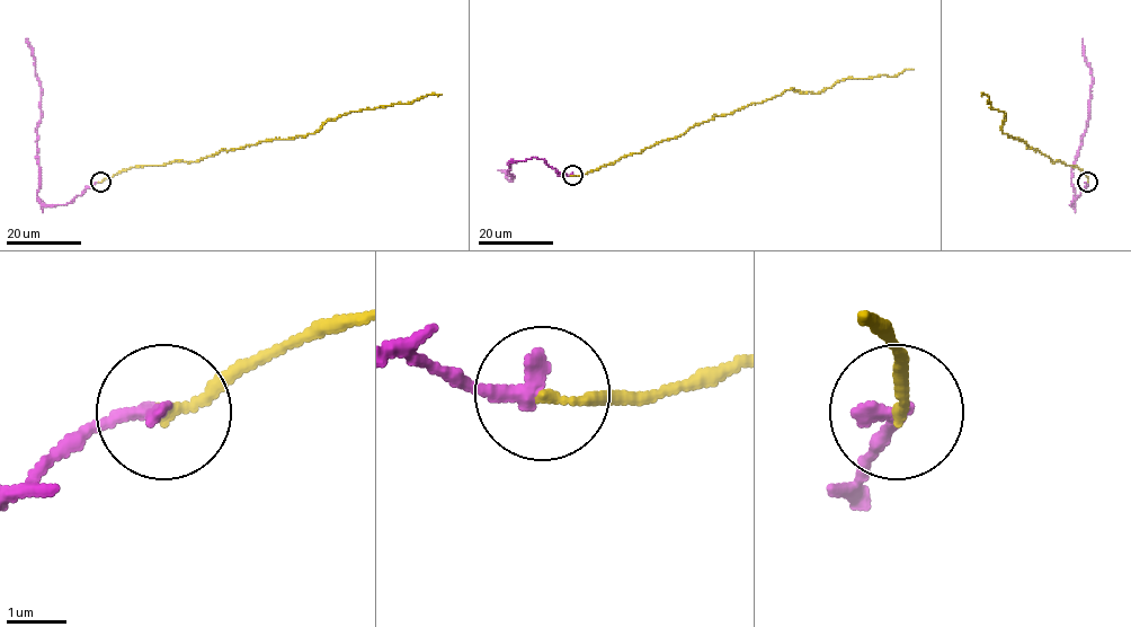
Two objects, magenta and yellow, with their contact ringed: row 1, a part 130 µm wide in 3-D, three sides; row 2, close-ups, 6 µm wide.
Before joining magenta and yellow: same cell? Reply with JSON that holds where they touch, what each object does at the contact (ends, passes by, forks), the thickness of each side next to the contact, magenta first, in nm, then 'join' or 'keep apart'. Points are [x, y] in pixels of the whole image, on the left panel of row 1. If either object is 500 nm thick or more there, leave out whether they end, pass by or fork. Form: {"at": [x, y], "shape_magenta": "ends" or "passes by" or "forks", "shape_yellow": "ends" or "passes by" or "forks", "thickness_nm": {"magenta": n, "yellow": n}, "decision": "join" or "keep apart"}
{"at": [100, 182], "shape_magenta": "ends", "shape_yellow": "ends", "thickness_nm": {"magenta": 280, "yellow": 190}, "decision": "join"}

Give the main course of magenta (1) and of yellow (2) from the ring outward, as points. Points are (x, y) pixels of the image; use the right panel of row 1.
1: (1087, 182), (1069, 204), (1074, 205), (1075, 195), (1071, 168), (1088, 120), (1092, 80), (1081, 38)
2: (1087, 182), (1078, 167), (1052, 161), (1003, 132), (1000, 125), (1006, 114), (990, 107), (989, 98), (982, 94)

